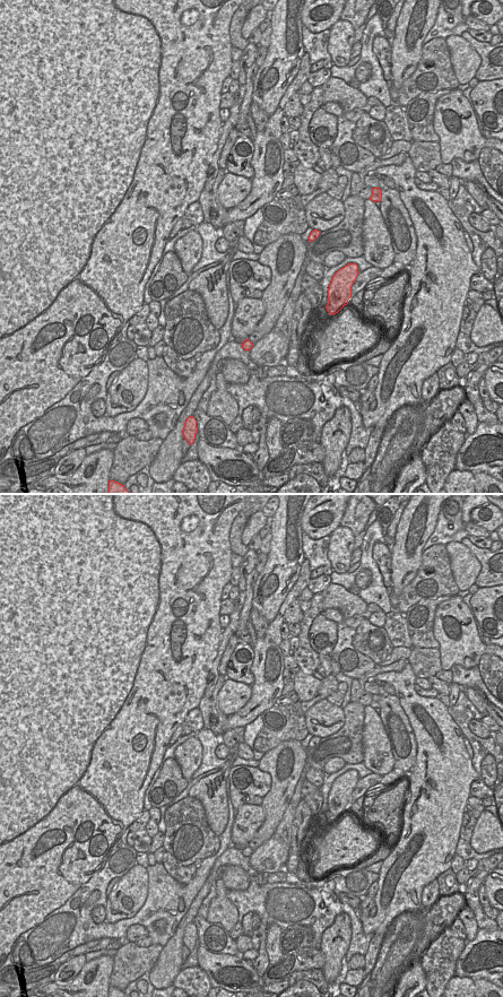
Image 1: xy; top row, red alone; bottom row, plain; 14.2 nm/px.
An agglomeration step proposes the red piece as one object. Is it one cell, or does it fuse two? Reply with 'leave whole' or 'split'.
split

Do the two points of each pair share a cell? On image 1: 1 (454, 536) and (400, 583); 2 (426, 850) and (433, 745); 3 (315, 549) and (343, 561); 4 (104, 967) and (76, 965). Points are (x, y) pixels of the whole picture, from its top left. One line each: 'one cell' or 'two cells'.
1: two cells
2: one cell
3: two cells
4: two cells

